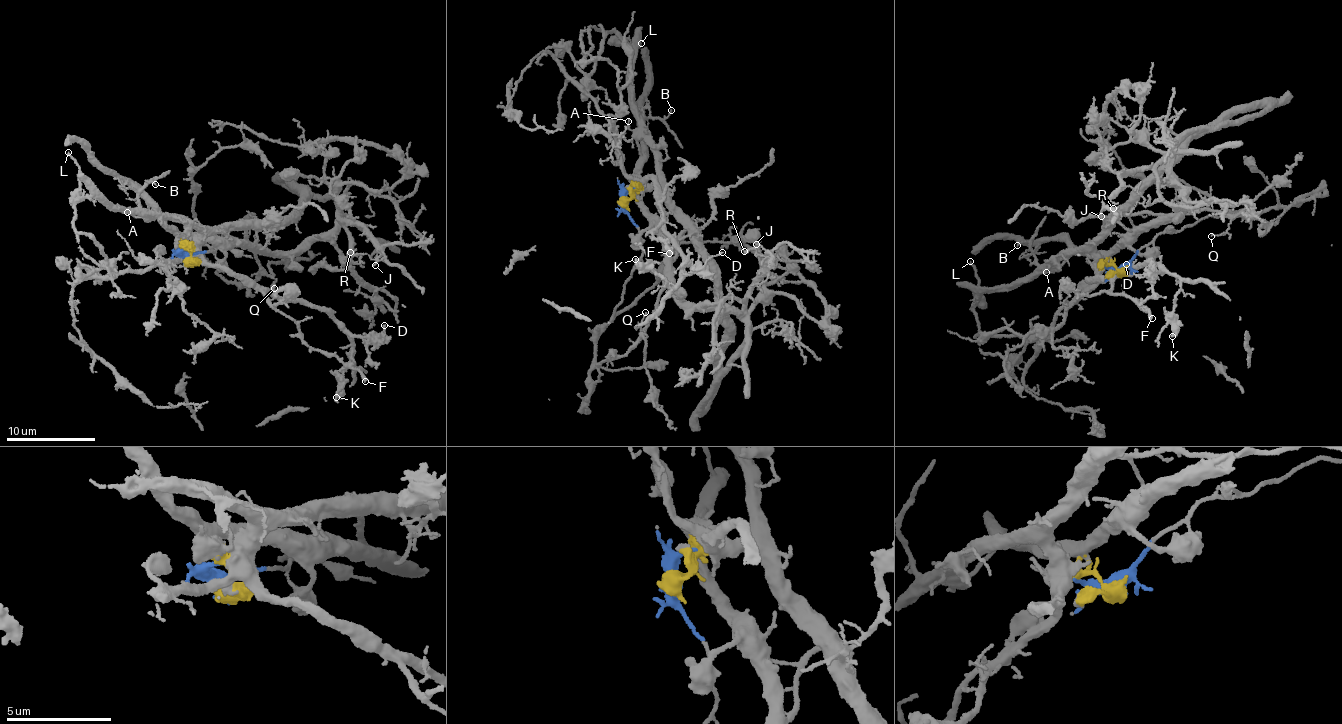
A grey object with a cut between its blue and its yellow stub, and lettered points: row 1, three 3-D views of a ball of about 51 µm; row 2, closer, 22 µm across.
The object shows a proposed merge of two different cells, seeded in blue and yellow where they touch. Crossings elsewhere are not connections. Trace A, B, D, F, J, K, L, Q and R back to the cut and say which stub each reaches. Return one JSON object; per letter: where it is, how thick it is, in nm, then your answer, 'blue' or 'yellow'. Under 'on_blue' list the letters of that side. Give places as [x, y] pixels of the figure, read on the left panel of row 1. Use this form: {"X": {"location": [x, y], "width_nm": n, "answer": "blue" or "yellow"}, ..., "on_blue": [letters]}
{"A": {"location": [127, 212], "width_nm": 140, "answer": "yellow"}, "B": {"location": [155, 184], "width_nm": 120, "answer": "yellow"}, "D": {"location": [384, 325], "width_nm": 110, "answer": "yellow"}, "F": {"location": [365, 381], "width_nm": 280, "answer": "yellow"}, "J": {"location": [375, 265], "width_nm": 120, "answer": "yellow"}, "K": {"location": [336, 397], "width_nm": 240, "answer": "yellow"}, "L": {"location": [68, 152], "width_nm": 110, "answer": "yellow"}, "Q": {"location": [274, 288], "width_nm": 100, "answer": "yellow"}, "R": {"location": [350, 252], "width_nm": 120, "answer": "yellow"}, "on_blue": []}

